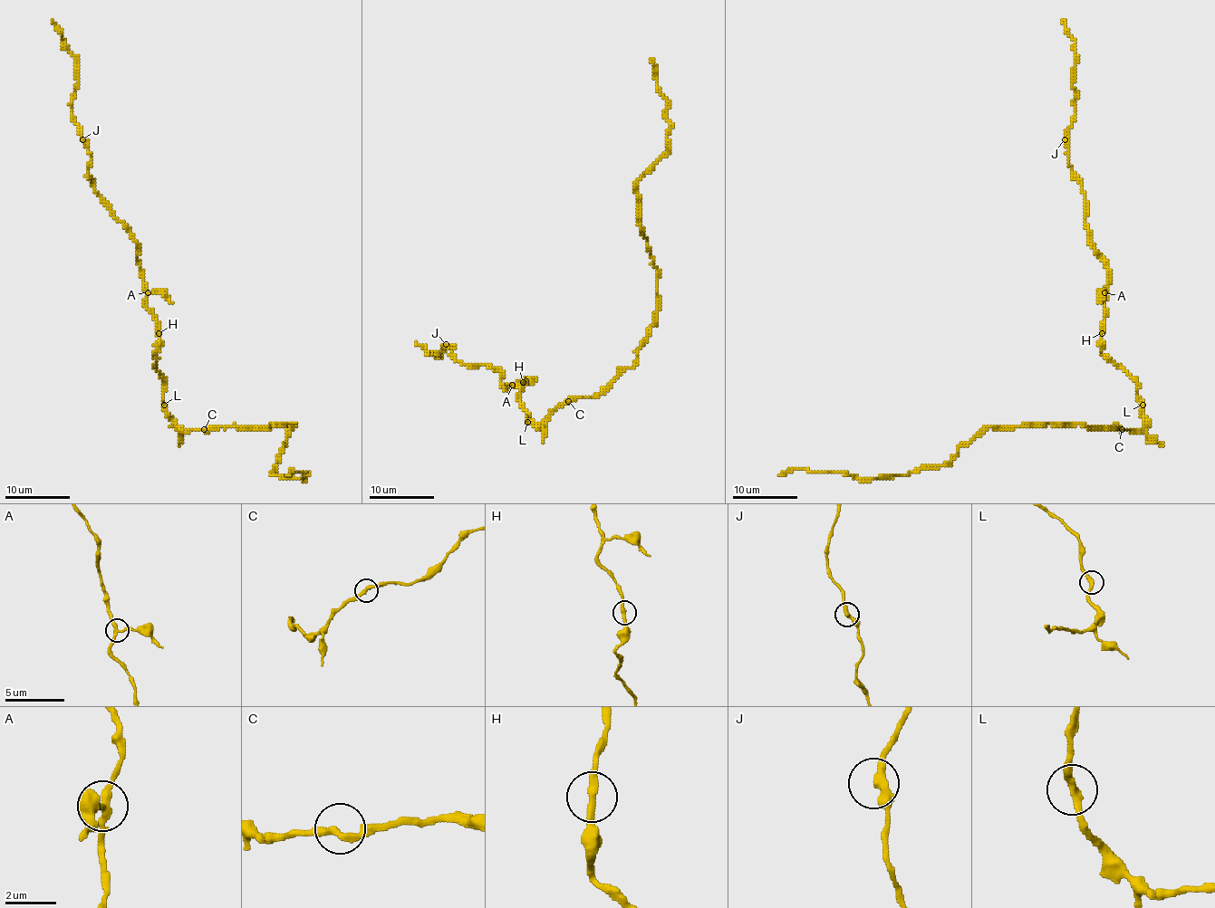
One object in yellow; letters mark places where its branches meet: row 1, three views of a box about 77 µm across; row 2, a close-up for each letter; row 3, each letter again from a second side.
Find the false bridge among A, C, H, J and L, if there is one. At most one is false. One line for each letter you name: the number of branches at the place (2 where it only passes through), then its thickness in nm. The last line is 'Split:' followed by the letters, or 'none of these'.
A: 3 | 240 nm
Split: A

